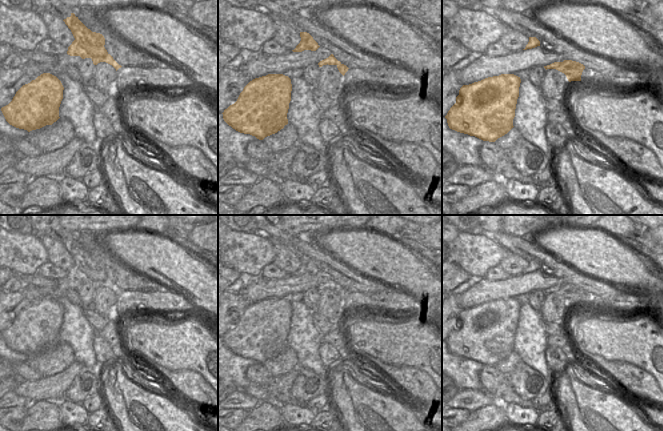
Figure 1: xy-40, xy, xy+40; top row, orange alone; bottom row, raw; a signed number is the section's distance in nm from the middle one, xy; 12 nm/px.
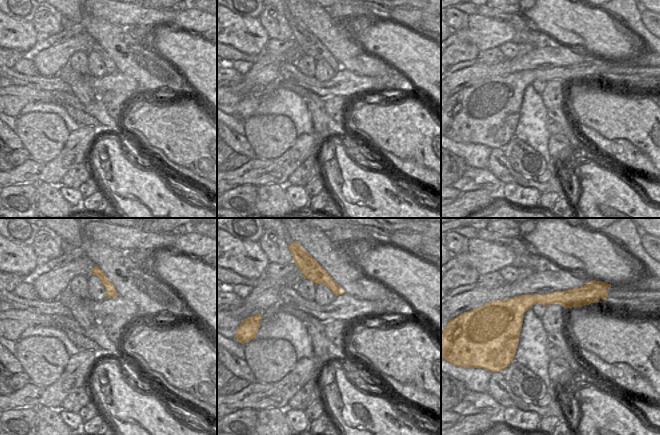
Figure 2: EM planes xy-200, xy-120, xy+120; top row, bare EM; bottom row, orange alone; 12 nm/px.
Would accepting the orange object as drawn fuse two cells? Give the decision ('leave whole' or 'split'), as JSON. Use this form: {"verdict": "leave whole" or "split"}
{"verdict": "split"}

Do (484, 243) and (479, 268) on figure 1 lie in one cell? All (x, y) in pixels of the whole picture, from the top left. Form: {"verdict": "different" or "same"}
{"verdict": "same"}

